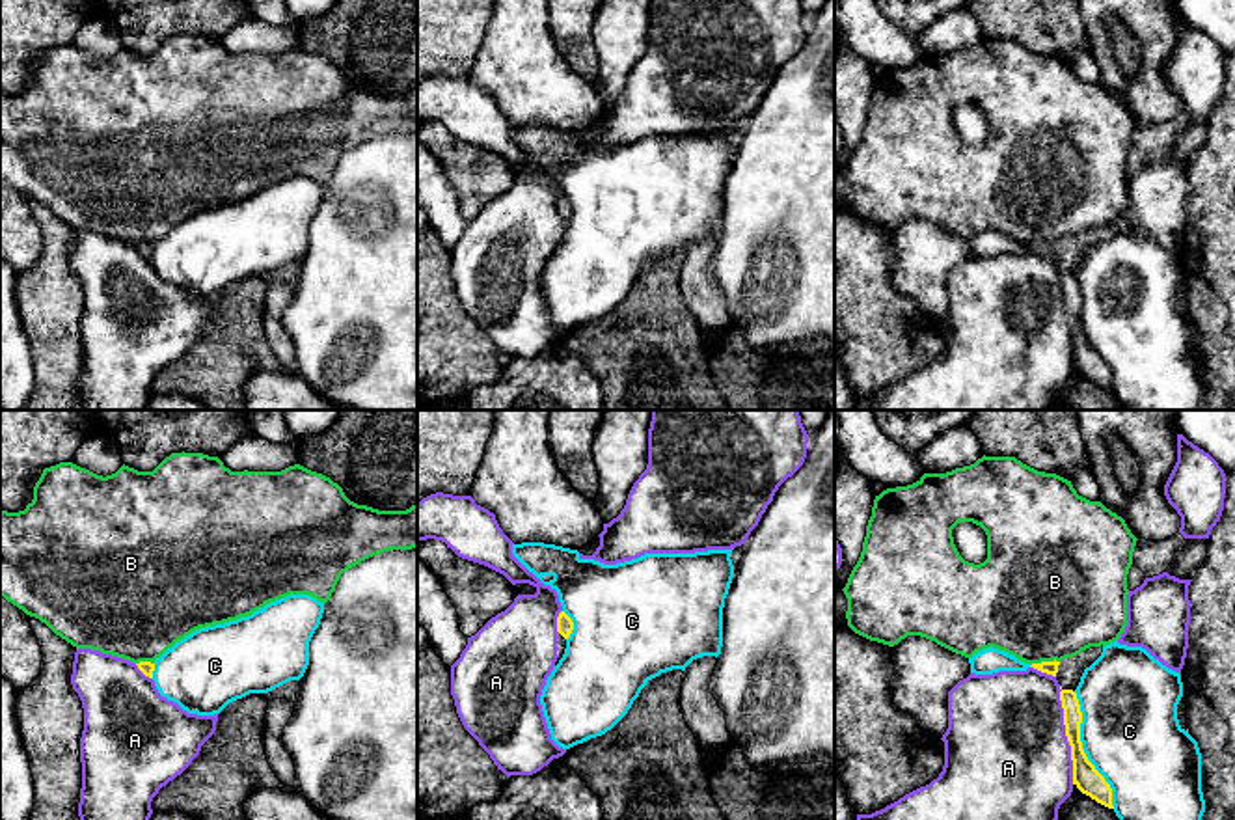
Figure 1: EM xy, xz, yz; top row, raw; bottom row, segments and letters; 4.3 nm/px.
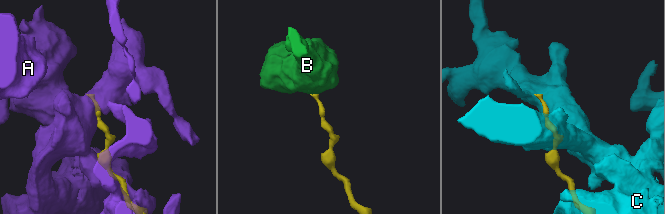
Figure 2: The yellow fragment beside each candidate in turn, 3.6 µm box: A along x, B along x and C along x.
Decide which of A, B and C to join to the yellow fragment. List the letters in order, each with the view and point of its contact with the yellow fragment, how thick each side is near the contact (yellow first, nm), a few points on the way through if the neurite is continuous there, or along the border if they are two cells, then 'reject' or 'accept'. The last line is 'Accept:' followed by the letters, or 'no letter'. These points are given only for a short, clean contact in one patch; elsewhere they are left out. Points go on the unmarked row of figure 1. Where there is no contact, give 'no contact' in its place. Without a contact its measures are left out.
A: yz (1066, 317) | 110/500 nm | reject
B: yz (1044, 245) | 60/500 nm | along yz (1058, 243), (1042, 243), (1031, 248) | reject
C: yz (1083, 332) | 110/420 nm | reject
Accept: no letter

